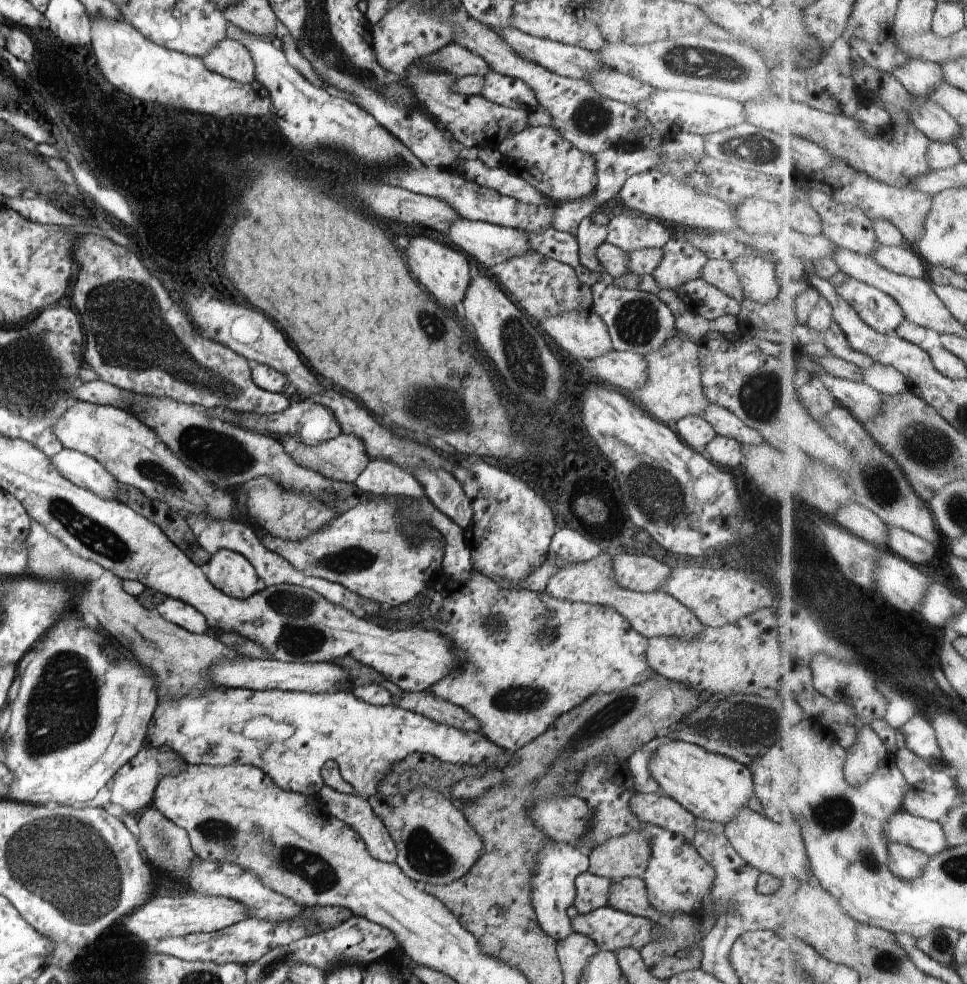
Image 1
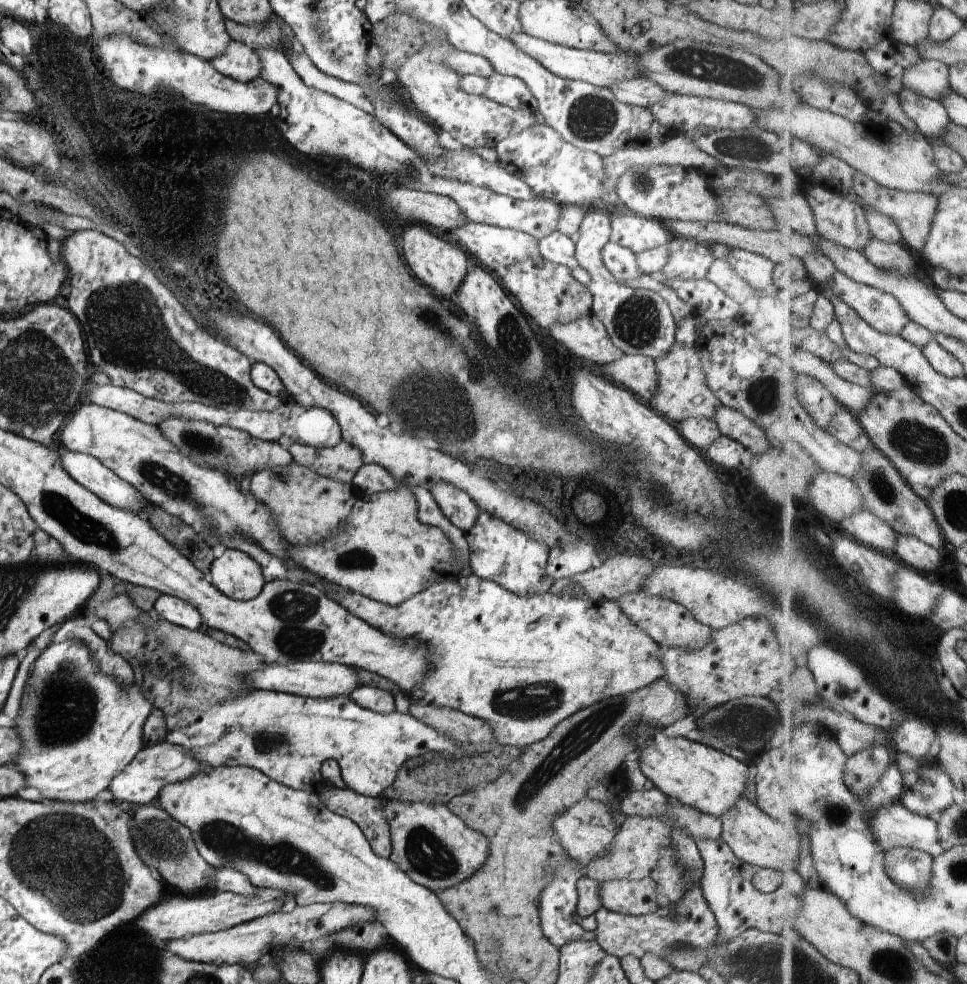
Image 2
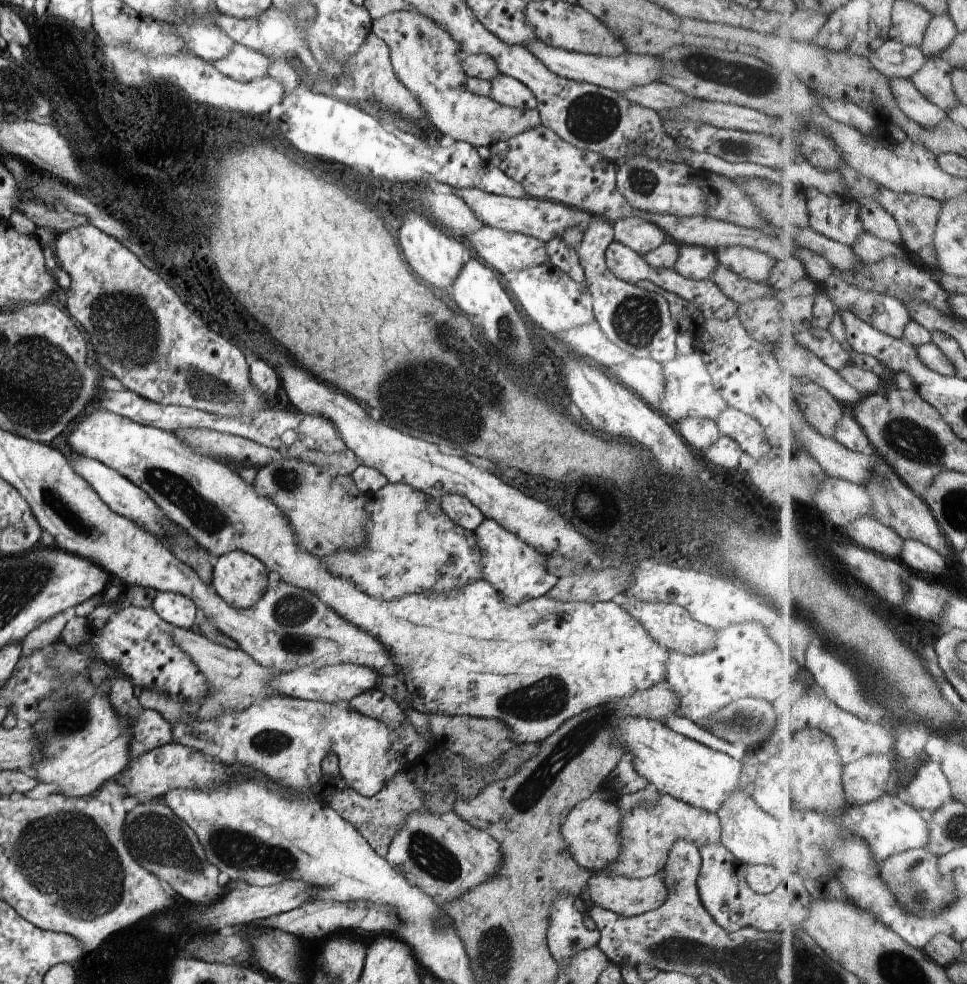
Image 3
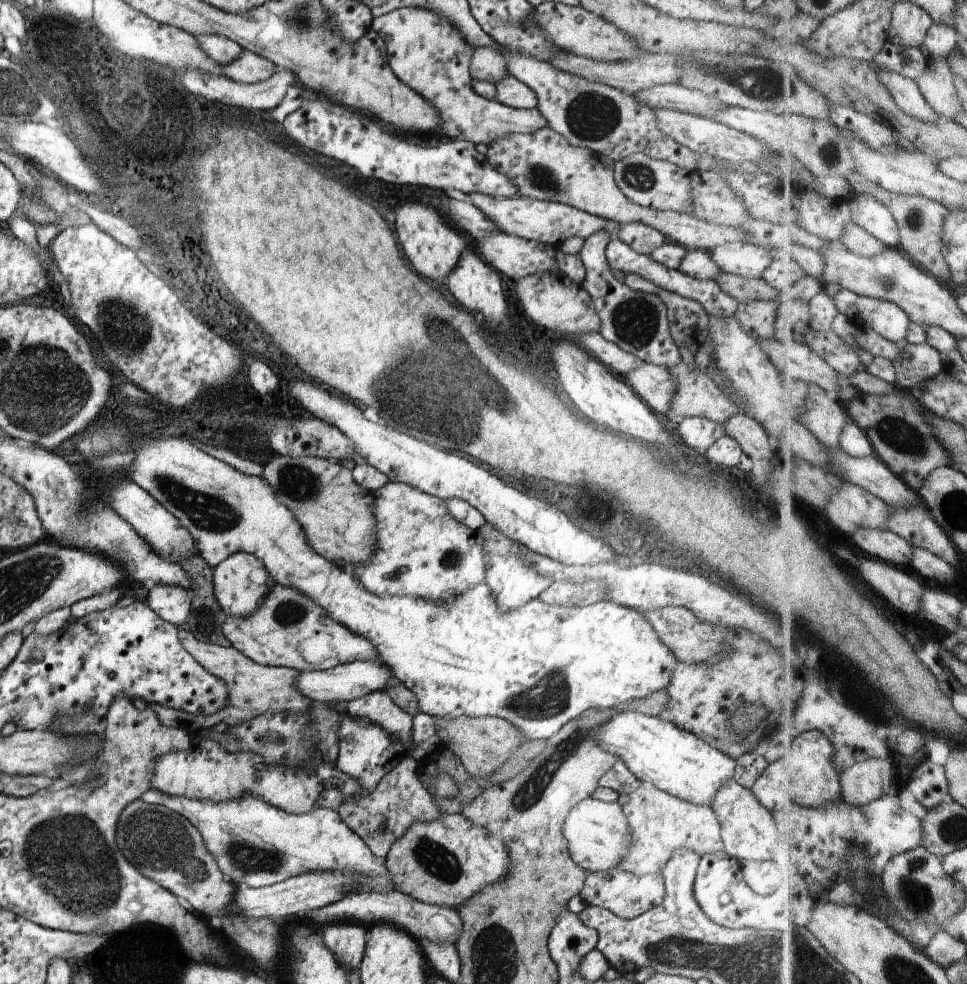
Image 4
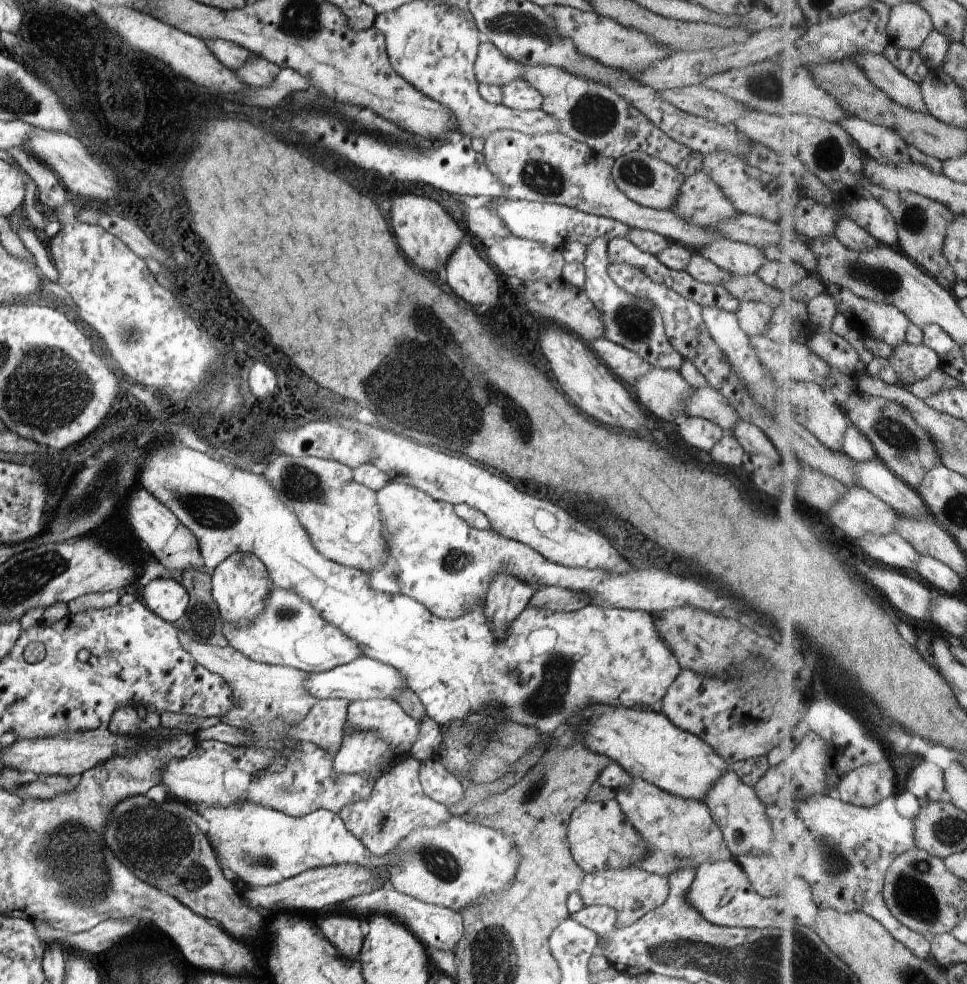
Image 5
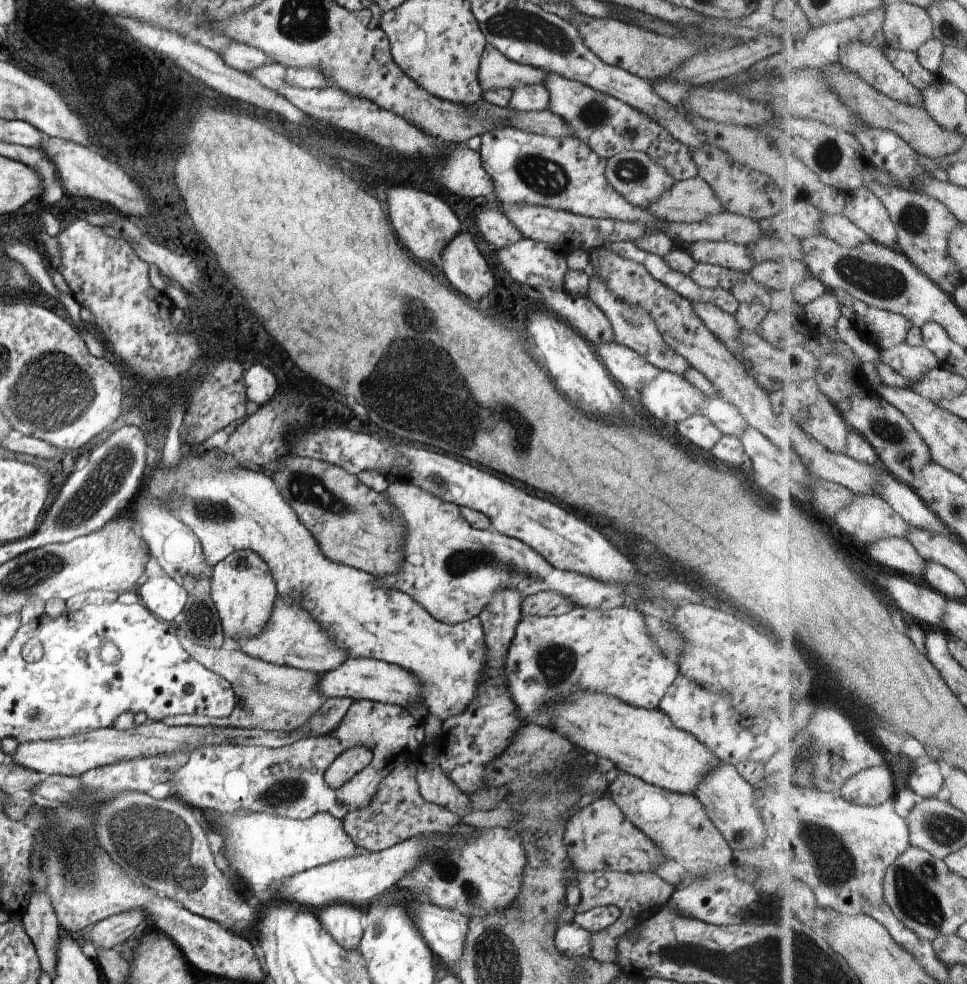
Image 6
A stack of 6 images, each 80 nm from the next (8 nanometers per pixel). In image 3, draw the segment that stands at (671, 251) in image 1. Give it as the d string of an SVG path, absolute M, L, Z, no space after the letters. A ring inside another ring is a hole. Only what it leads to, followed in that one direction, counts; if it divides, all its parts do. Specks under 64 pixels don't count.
M680 244L676 269L682 276L694 280L710 279L718 266L715 252L698 245Z

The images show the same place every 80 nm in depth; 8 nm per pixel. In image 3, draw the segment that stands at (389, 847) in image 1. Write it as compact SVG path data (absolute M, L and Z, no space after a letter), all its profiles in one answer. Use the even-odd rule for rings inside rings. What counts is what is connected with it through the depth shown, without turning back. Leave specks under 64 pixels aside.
M406 764L395 775L387 780L387 783L371 797L365 797L354 789L337 791L328 798L328 805L332 807L344 820L352 823L356 830L368 841L372 850L377 855L385 857L389 851L390 843L396 833L405 824L405 819L410 812L421 810L428 811L424 806L425 794L415 785L415 782L407 775Z

